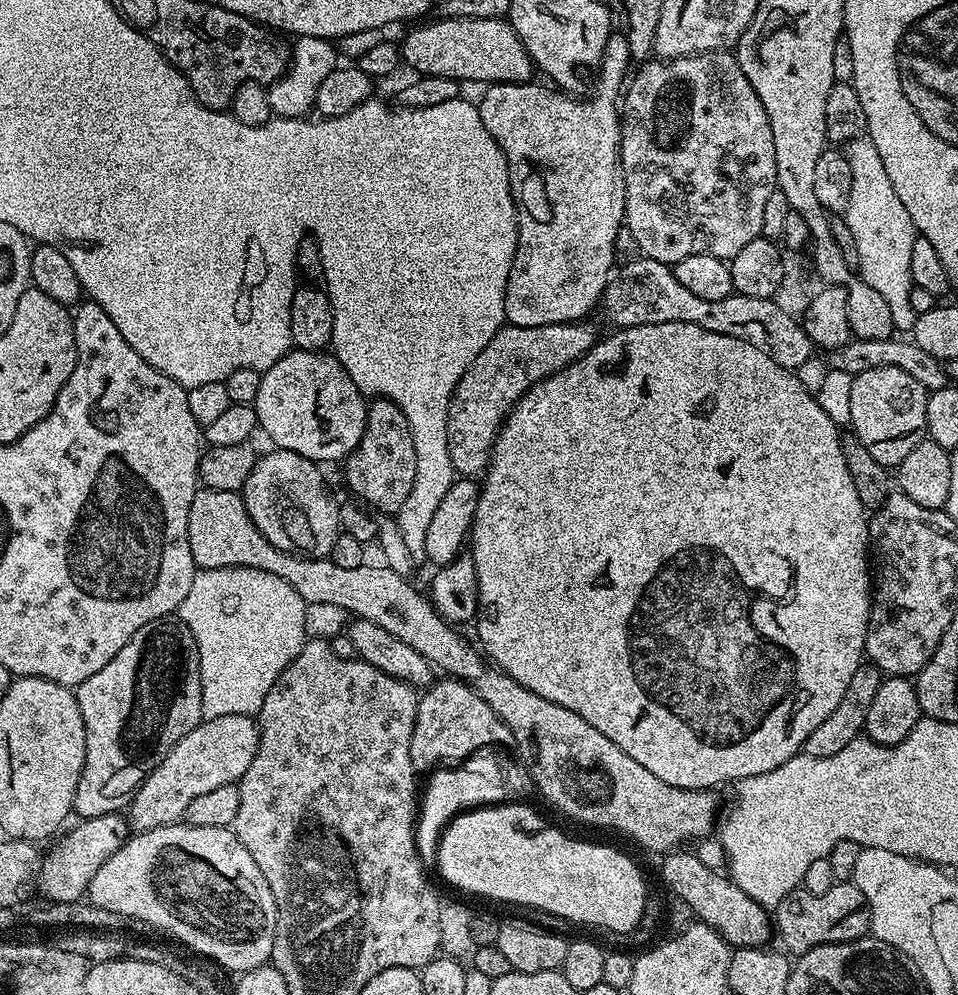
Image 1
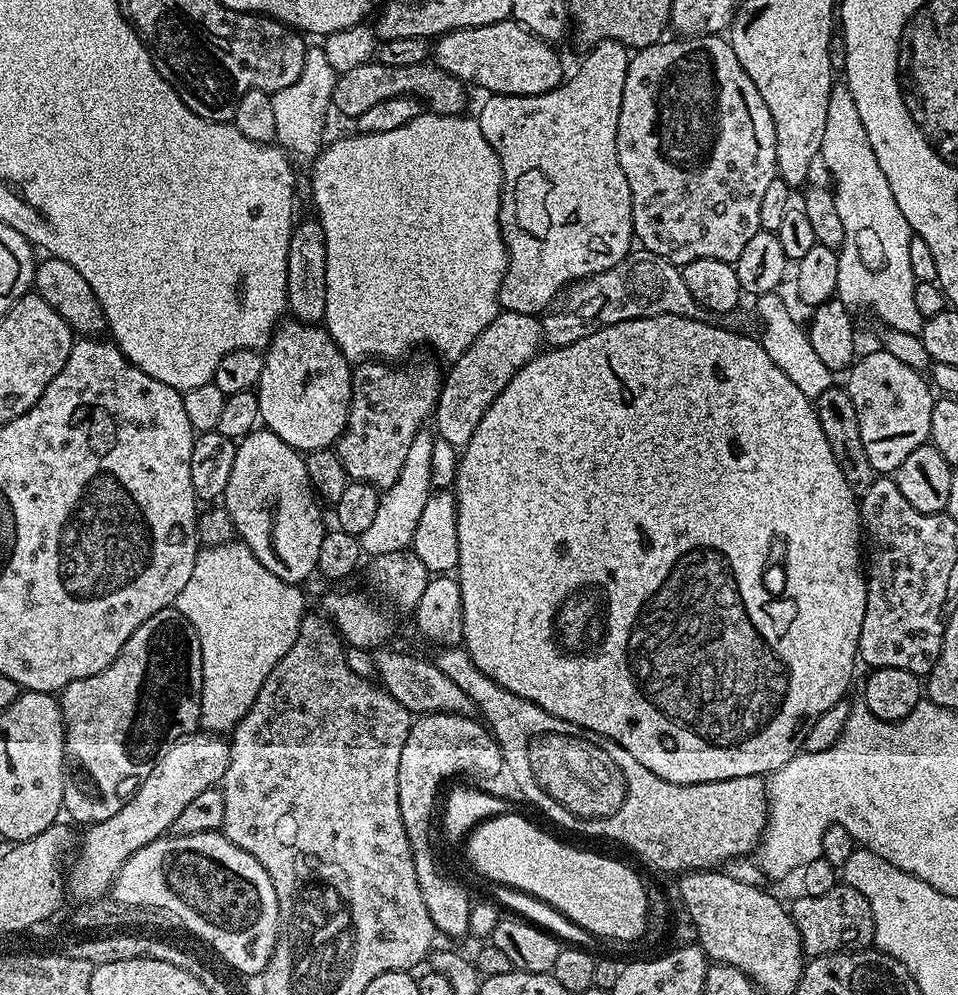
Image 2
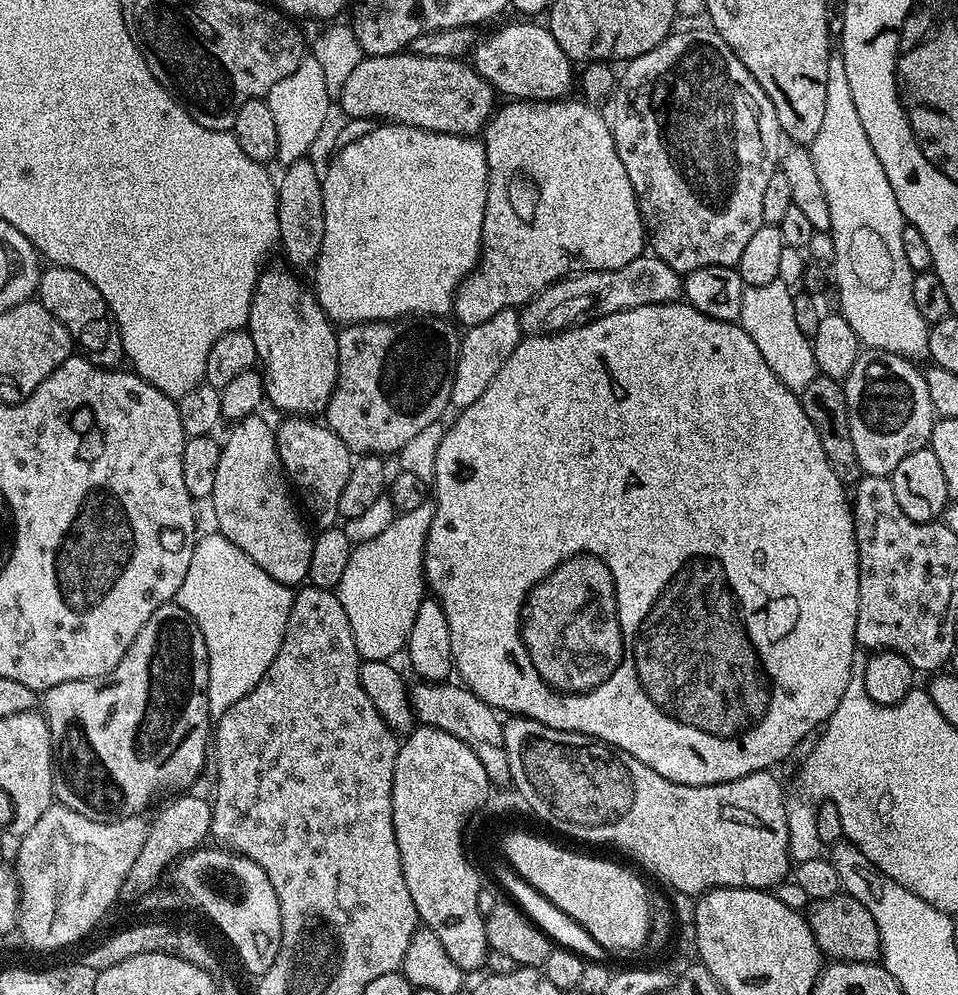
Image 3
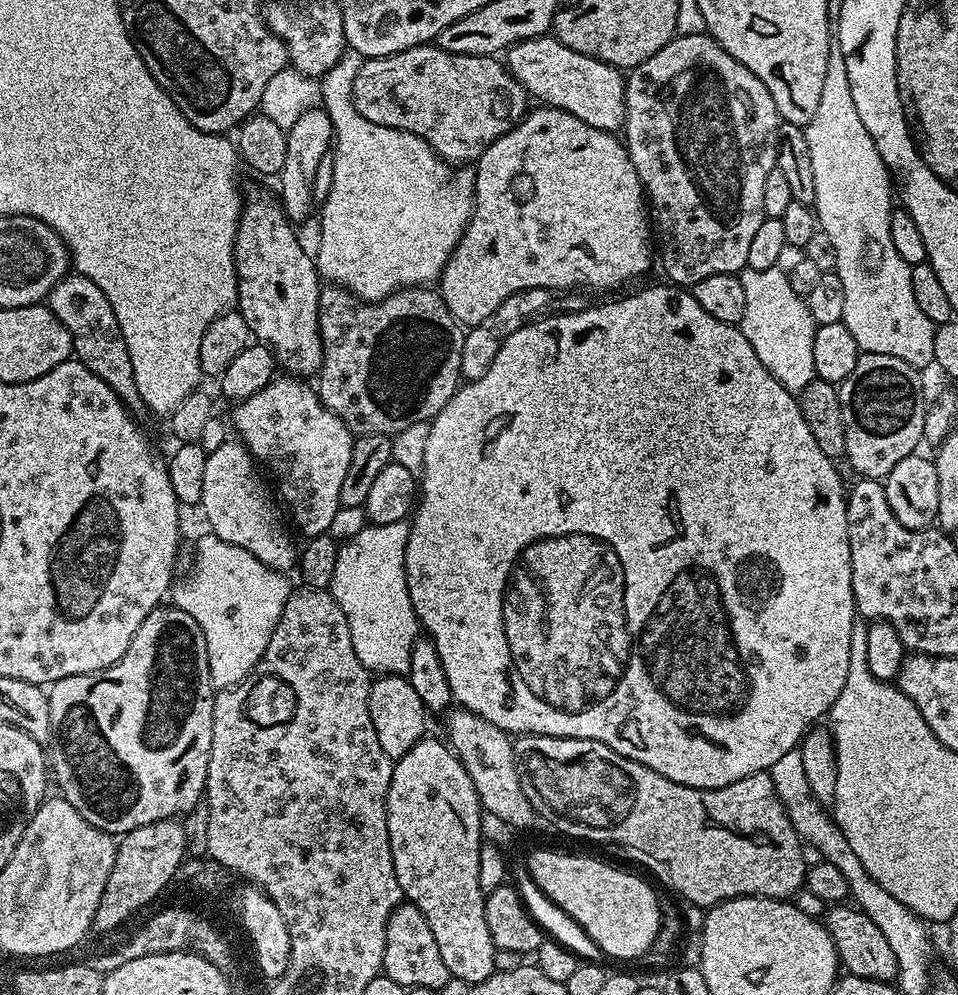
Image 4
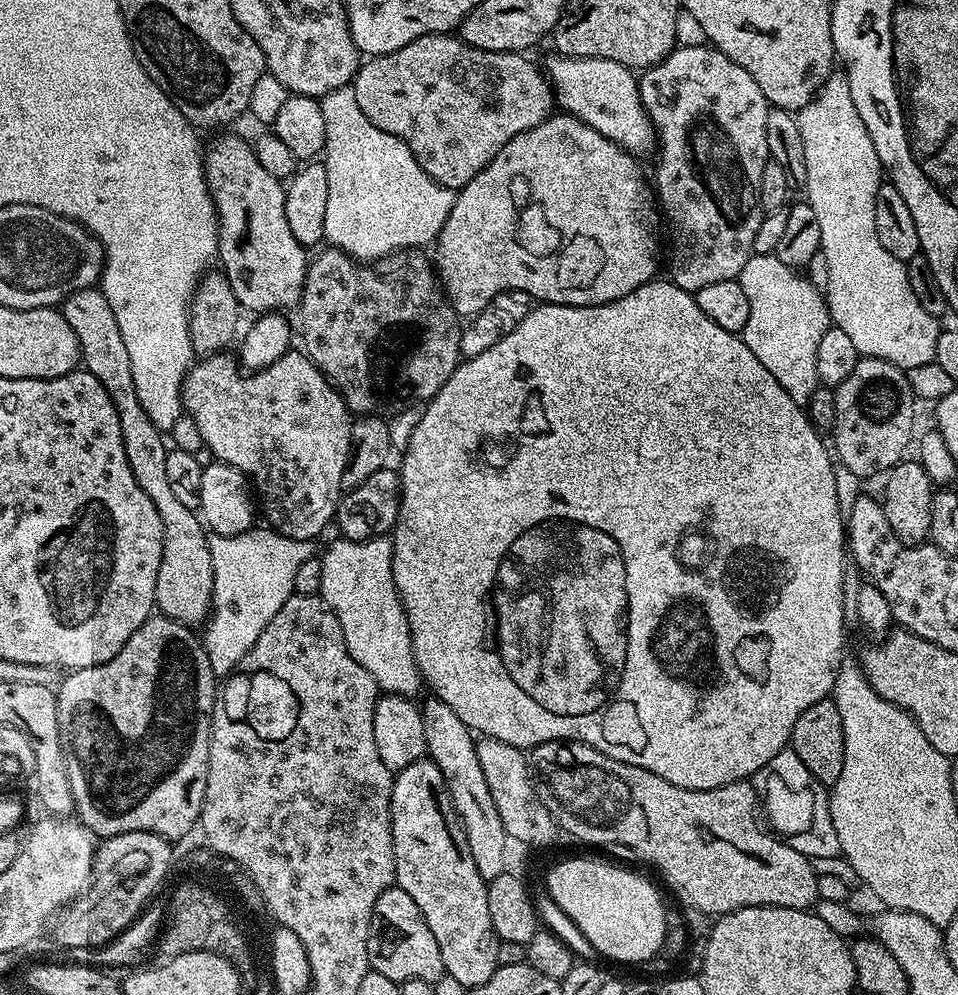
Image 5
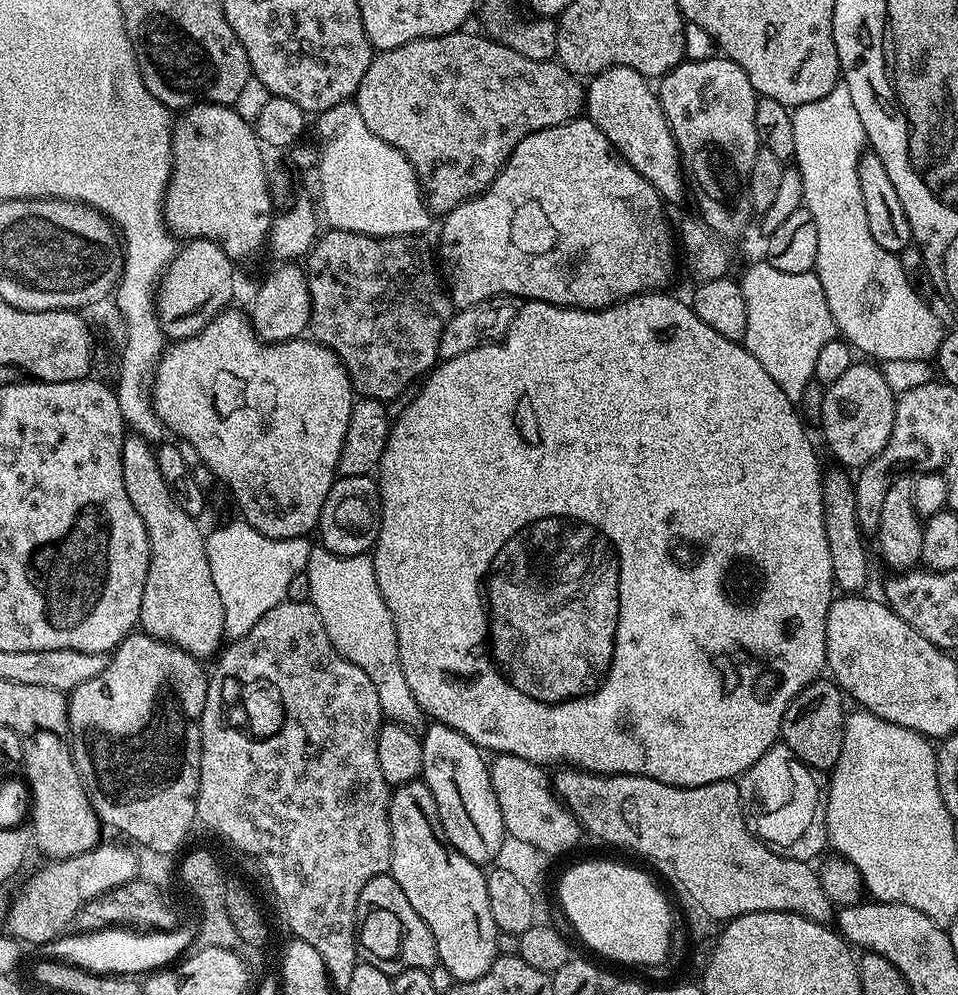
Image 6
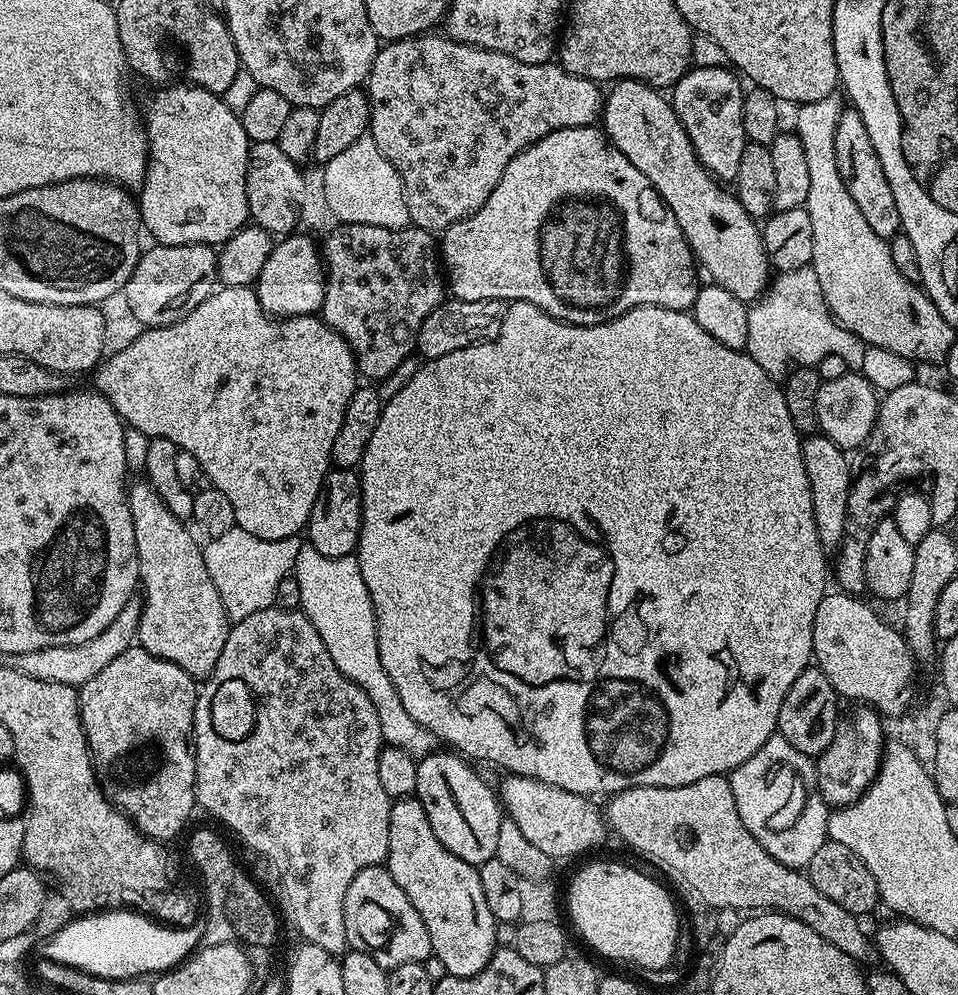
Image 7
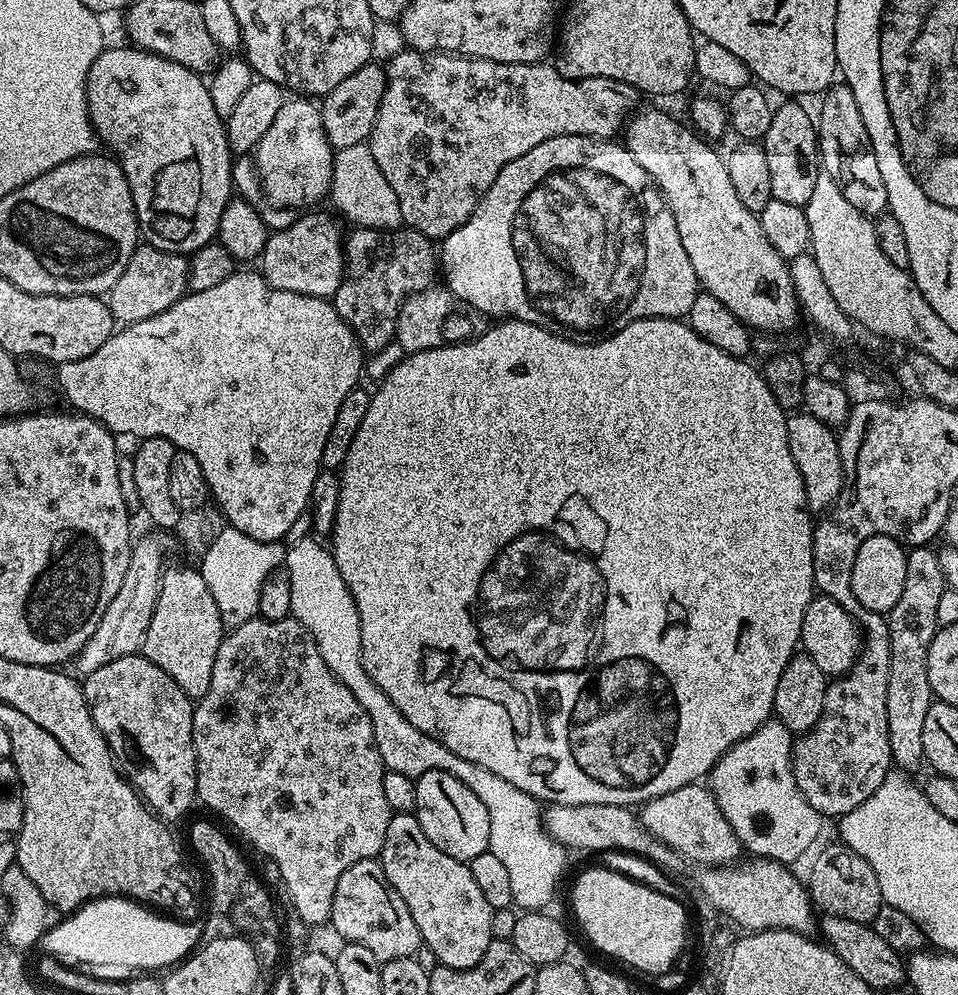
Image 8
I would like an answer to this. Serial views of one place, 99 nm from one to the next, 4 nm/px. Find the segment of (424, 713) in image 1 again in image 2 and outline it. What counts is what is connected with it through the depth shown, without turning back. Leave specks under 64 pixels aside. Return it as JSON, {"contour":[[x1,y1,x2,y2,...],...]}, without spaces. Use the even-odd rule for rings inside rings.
{"contour":[[429,712,413,719,410,734,406,734,406,746,402,746,402,759,398,761,398,786,400,787,400,809,404,825,410,838,412,857,420,879,424,904,430,910,437,933,448,936,469,935,470,914,473,901,468,892,450,877,444,876,436,856,432,853,432,815,438,812,441,799,440,787,451,776,477,778,482,771,495,770,504,761,500,746,491,731,479,719,459,712]]}

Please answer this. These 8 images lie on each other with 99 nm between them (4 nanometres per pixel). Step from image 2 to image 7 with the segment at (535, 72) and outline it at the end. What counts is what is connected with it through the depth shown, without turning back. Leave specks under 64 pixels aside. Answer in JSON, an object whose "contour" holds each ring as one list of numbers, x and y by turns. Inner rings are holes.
{"contour":[[617,80,607,89,604,97,602,113,602,131,612,145,625,156,642,174,646,174,648,181,656,187,656,193,663,198,668,209,674,214,678,226,688,239,692,248,692,255,698,261,699,267,709,272,711,283,722,286,734,294,734,298,745,302,755,302,764,295,770,284,770,265,768,255,764,252,764,238,762,228,753,220,746,210,742,210,739,200,727,187,722,186,712,173,701,166,698,154,672,109,669,97,661,94,640,80]]}

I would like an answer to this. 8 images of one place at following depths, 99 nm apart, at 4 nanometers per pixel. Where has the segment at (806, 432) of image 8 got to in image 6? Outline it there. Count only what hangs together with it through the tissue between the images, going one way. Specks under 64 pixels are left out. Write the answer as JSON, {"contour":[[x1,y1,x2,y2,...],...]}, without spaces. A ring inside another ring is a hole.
{"contour":[[832,466,824,472,822,502,828,541,832,551,832,579,835,587,844,594,860,594,868,580,868,552,864,549,864,536,860,526,858,497,853,477,843,467]]}

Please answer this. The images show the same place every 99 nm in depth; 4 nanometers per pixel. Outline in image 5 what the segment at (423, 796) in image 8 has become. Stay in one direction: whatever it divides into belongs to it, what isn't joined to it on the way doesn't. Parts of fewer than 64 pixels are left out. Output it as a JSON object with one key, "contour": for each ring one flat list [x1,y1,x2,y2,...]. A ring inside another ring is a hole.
{"contour":[[433,696,421,701,422,726,425,727,427,755,442,770,448,782,449,796,461,818,464,833,470,846,471,857,478,866,484,880,490,881,504,872,503,845,506,838,505,827,498,817,498,810,490,795,490,788,483,777,481,760,477,756,475,737,465,726,458,714,446,702]]}

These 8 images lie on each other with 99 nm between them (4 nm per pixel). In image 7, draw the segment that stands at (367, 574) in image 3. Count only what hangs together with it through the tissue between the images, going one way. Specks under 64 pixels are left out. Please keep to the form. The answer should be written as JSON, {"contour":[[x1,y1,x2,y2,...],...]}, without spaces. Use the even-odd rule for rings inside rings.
{"contour":[[304,542,298,550,294,575,300,591,299,611,312,623,314,630,318,630,318,638,322,638,326,645,334,666,338,666,338,670,358,685,370,702,374,702,383,743,389,748,401,748,417,758,437,751,436,736,430,734,426,726,418,726,418,722,410,718,406,706,402,706,402,698,398,698,398,690,394,690,394,682,390,682,390,674,382,670,382,658,378,656,376,611,370,590,366,590,366,582,362,582,358,562,352,556,326,558]]}

